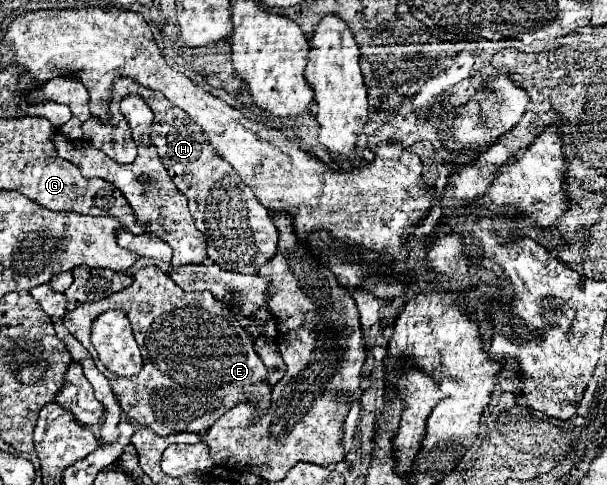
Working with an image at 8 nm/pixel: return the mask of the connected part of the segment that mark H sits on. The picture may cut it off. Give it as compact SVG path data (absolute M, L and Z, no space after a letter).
M162 106L150 108L154 112L152 142L172 182L188 198L196 228L206 236L210 260L224 270L258 274L262 264L270 262L278 252L280 232L272 216L268 216L268 210L252 196L252 190L246 188L240 176L236 176L234 168L204 144L204 134L186 112L182 112L182 118L168 120Z

